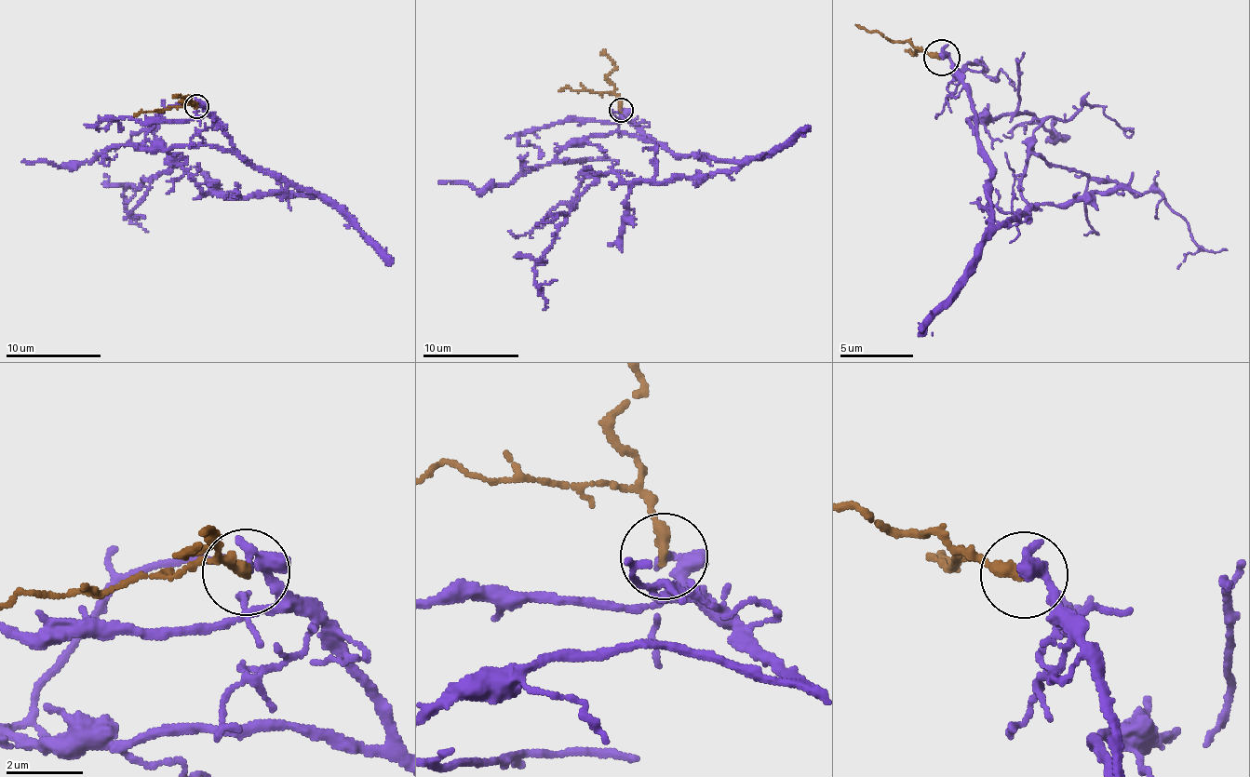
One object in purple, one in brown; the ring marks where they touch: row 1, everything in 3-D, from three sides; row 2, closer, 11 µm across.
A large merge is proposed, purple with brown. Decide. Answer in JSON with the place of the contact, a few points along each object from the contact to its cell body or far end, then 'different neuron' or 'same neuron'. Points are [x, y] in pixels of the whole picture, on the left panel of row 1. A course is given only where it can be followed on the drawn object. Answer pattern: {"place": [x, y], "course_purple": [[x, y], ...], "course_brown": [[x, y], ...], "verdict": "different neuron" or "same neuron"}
{"place": [196, 106], "course_purple": [[197, 107], [241, 156], [321, 194], [217, 196], [179, 166], [124, 192], [133, 223], [148, 231]], "course_brown": [[197, 107], [189, 104], [139, 112], [134, 116]], "verdict": "different neuron"}

